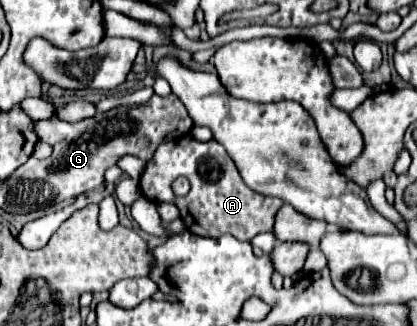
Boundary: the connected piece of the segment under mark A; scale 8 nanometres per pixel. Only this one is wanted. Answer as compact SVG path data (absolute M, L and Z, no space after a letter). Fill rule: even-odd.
M184 137L184 139L162 143L156 149L154 159L146 165L142 173L140 189L154 203L162 203L162 201L176 203L180 209L184 227L190 233L196 233L202 237L220 237L230 234L243 242L250 242L254 235L262 231L271 231L274 215L284 203L282 199L260 195L250 187L246 187L234 161L226 155L224 147L214 139L200 142ZM202 169L206 169L206 195L202 195ZM182 175L190 181L190 193L186 197L174 197L172 181Z

